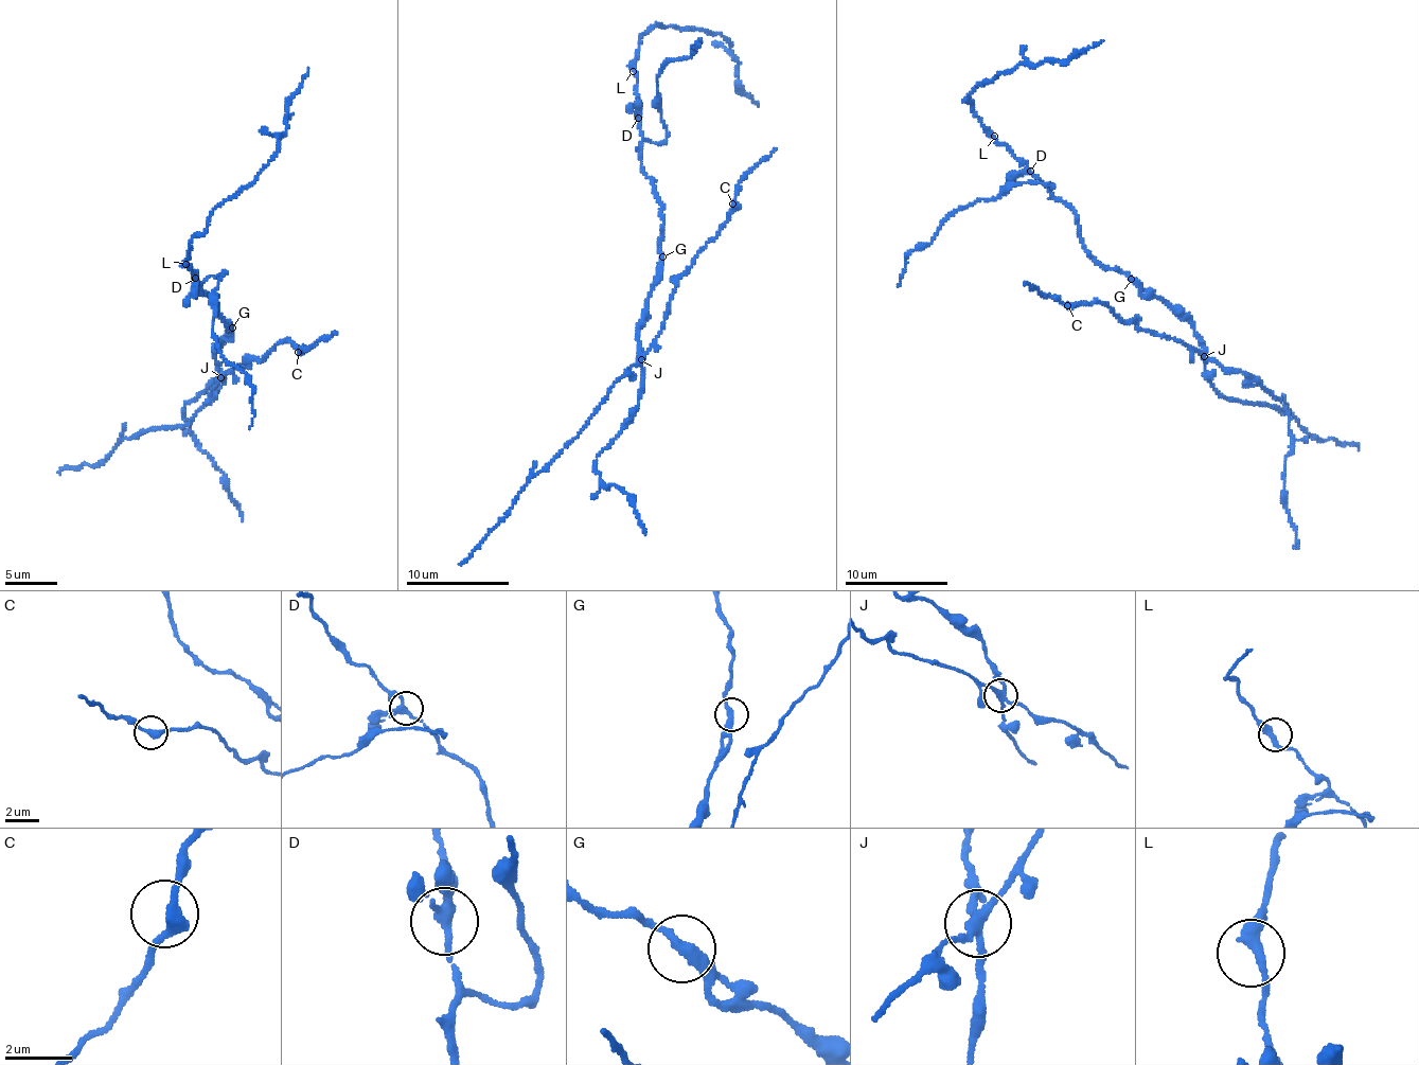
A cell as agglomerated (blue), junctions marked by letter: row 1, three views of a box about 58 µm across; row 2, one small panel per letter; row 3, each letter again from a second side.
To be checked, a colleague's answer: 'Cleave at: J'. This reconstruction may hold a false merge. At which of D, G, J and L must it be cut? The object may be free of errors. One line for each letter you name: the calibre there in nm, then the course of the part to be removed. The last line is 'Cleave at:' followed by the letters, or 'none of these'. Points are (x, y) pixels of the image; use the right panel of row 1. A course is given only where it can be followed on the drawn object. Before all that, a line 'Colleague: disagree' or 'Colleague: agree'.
Colleague: agree
J: Thickness 280 nm. Course of the part to remove: (1204, 356), (1205, 378), (1216, 392), (1240, 403), (1260, 403), (1293, 414), (1301, 428), (1326, 441), (1359, 447)
Cleave at: J

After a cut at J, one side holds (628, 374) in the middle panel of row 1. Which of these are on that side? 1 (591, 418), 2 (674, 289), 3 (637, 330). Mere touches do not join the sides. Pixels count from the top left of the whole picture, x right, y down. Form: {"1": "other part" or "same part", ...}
{"1": "same part", "2": "same part", "3": "other part"}

